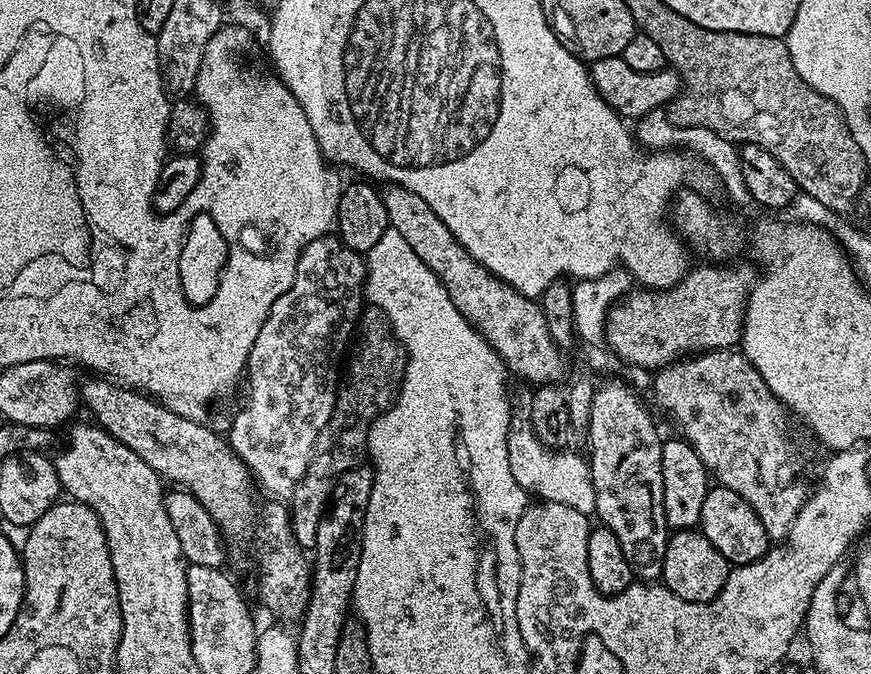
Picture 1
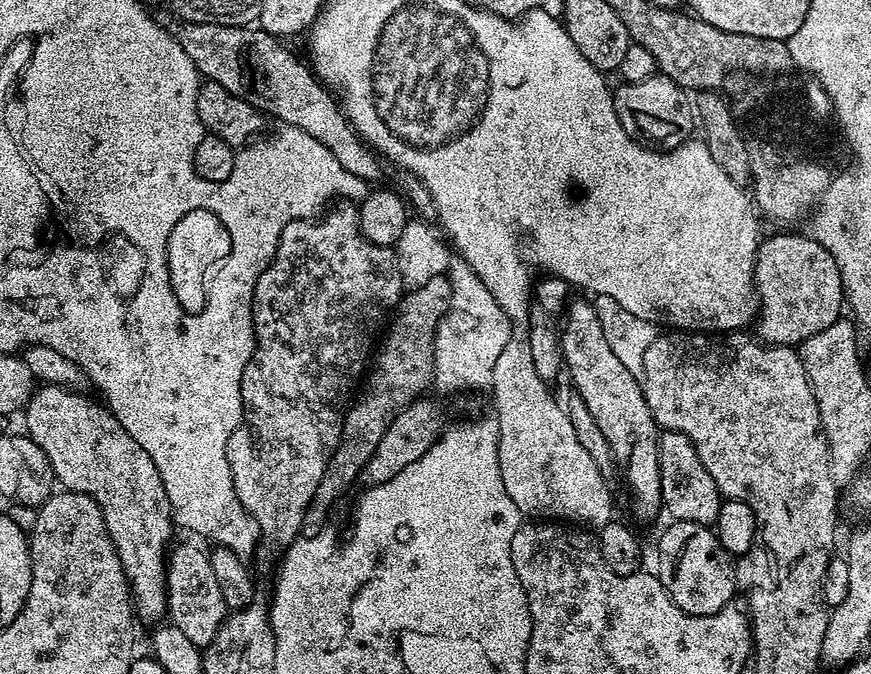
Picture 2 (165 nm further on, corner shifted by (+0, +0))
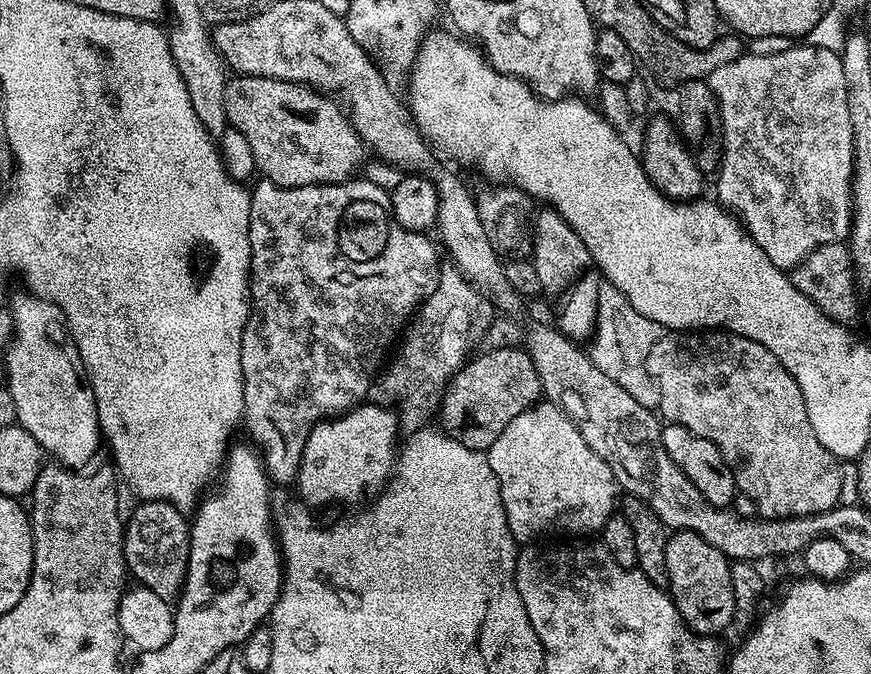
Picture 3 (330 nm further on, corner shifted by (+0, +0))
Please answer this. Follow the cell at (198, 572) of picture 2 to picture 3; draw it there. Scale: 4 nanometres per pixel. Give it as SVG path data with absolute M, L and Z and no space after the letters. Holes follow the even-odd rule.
M146 500L137 503L132 517L127 517L124 530L124 563L137 585L154 590L158 598L175 601L184 587L188 569L190 520L185 513L165 500Z

